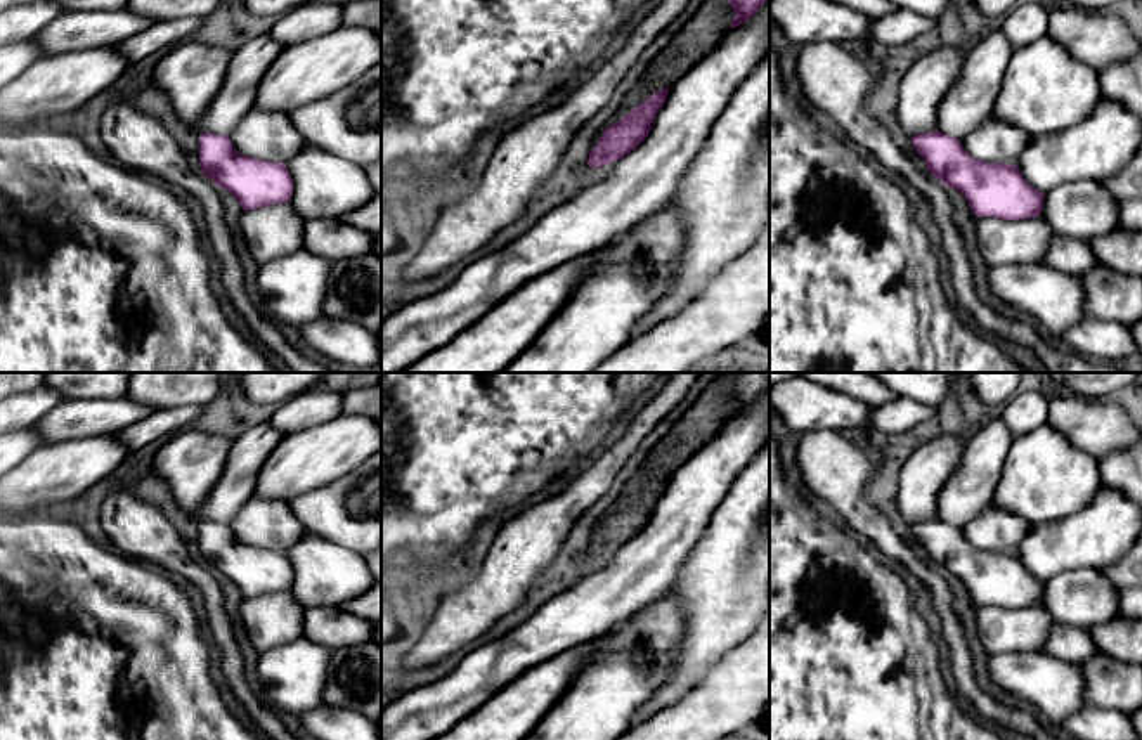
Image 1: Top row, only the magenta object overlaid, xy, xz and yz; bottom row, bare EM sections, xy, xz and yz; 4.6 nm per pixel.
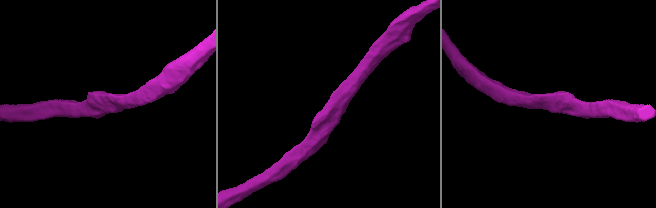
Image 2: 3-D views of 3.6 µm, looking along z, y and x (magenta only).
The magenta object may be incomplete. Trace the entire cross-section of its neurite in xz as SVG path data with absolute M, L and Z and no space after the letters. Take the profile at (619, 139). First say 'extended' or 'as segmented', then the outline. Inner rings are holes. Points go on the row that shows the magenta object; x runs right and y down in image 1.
as segmented; M669 87L650 95L619 123L610 125L591 151L587 165L600 168L613 163L636 149L650 133L652 123L665 102Z

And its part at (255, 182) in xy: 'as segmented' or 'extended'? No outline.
as segmented

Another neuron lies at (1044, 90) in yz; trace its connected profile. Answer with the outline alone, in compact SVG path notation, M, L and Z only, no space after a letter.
M1045 36L1012 50L993 116L1036 137L1087 120L1099 102L1099 71Z

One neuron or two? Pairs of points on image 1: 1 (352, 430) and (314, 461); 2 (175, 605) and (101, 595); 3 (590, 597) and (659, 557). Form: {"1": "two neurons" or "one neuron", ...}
{"1": "one neuron", "2": "one neuron", "3": "one neuron"}

